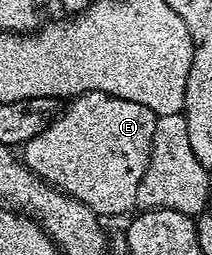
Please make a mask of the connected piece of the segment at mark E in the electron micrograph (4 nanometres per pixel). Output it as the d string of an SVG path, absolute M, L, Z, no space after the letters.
M88 92L73 98L50 127L22 147L22 160L35 175L86 203L99 217L122 215L137 206L137 191L147 169L157 114L133 100Z

